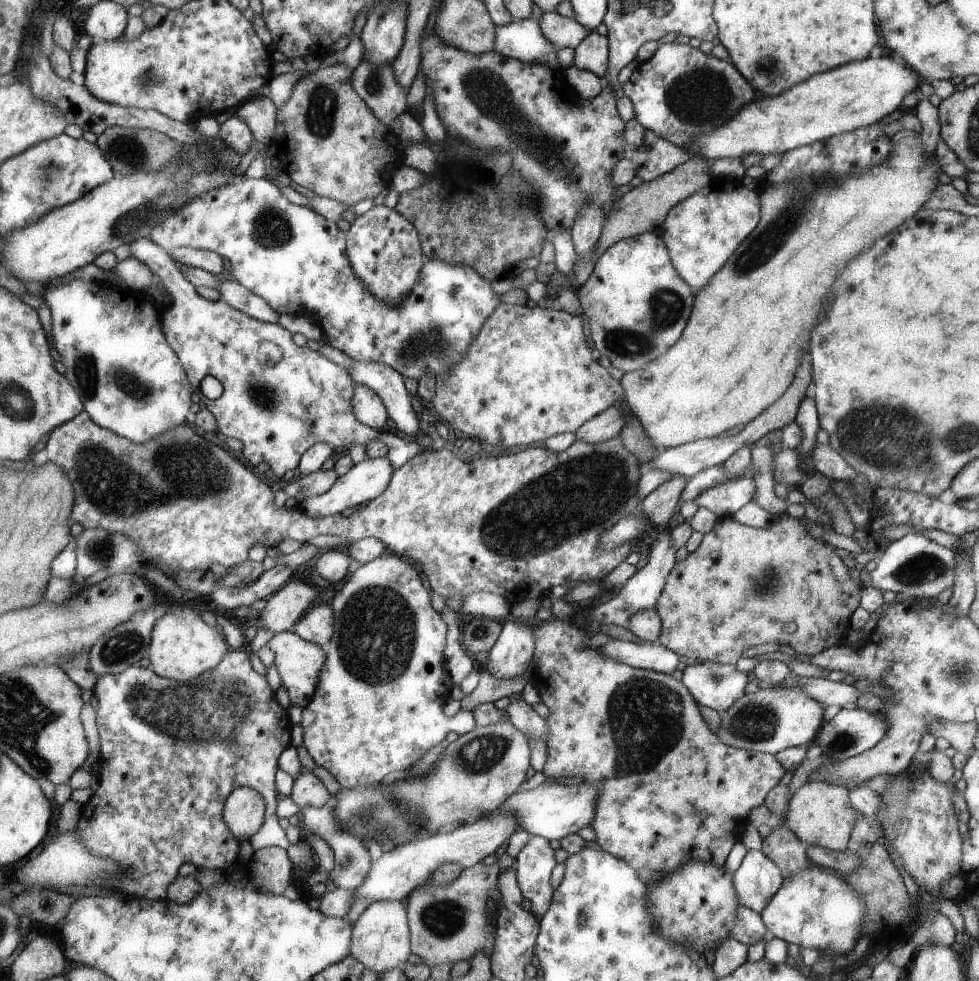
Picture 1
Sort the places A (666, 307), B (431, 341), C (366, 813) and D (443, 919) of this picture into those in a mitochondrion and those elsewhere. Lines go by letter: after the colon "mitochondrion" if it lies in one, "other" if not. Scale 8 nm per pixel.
A: mitochondrion
B: mitochondrion
C: mitochondrion
D: mitochondrion

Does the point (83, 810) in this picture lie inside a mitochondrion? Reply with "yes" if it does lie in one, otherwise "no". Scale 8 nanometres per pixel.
no

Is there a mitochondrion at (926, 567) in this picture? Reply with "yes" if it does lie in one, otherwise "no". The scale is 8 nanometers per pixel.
yes

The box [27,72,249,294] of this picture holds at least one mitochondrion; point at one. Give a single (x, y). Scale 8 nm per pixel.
(142, 215)

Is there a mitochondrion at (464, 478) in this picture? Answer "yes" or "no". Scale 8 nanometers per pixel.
no

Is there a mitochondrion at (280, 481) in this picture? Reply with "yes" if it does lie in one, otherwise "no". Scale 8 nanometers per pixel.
no

